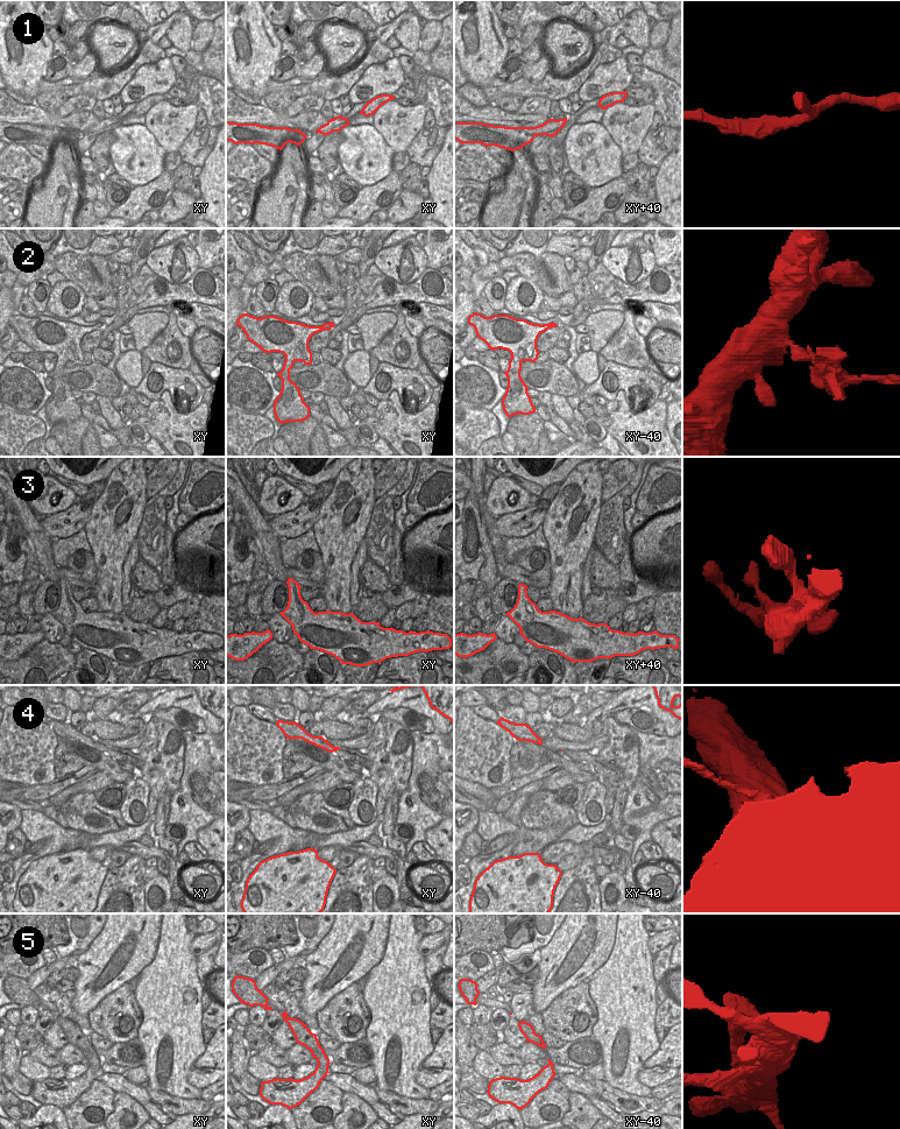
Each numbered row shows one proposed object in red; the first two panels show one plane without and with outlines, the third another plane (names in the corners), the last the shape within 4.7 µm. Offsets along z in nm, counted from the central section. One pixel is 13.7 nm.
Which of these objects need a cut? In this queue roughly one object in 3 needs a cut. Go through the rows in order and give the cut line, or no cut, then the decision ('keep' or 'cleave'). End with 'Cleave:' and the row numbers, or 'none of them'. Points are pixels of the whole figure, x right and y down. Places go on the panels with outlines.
1: no cut; keep
2: cut in xy along (328, 323), (332, 326); cleave
3: no cut; keep
4: cut in xy along (327, 740), (324, 740), (319, 747); cleave
5: no cut; keep
Cleave: 2, 4

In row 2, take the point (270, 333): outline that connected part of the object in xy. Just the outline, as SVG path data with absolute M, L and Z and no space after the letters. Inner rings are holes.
M242 313L236 322L247 339L265 353L279 352L285 355L283 368L277 376L282 380L282 390L274 402L276 419L283 424L302 422L310 417L310 407L304 402L300 389L290 380L290 369L295 361L312 365L312 352L309 341L314 333L331 330L329 323L310 326L297 322L284 320L276 316L261 318Z

